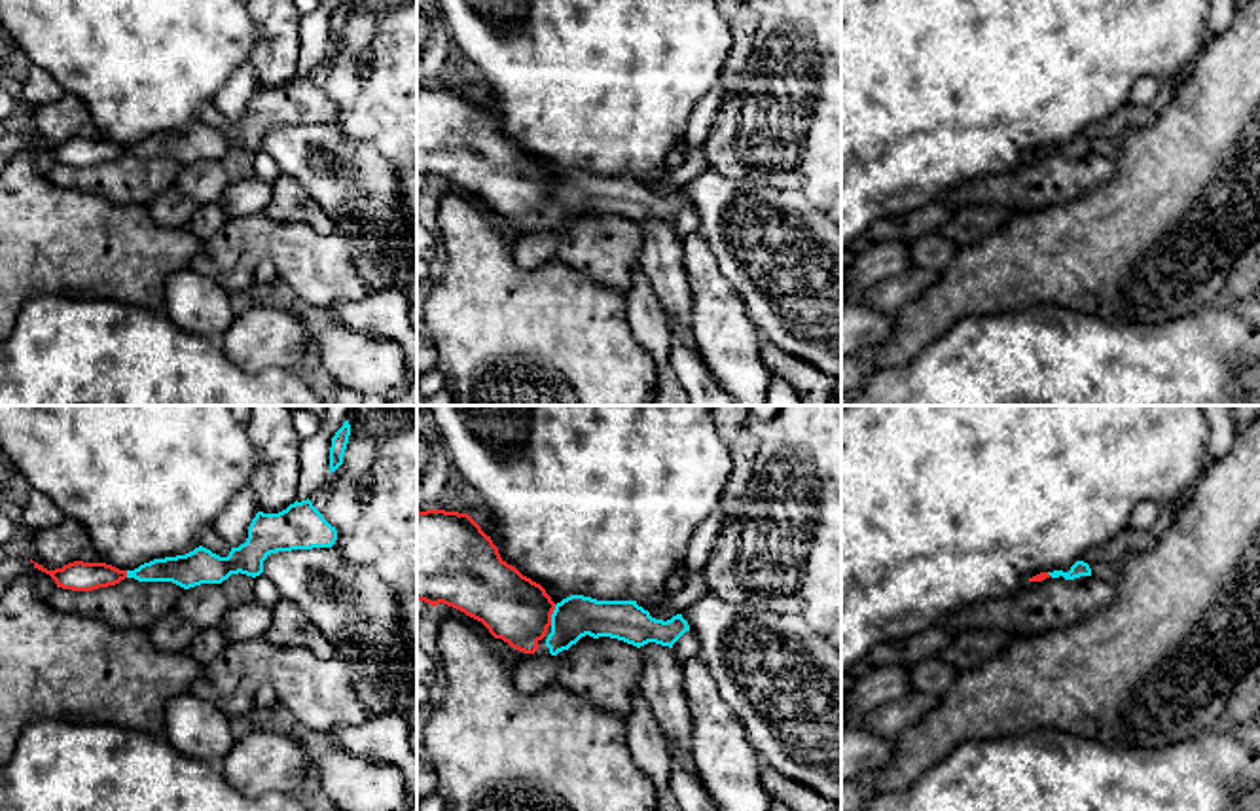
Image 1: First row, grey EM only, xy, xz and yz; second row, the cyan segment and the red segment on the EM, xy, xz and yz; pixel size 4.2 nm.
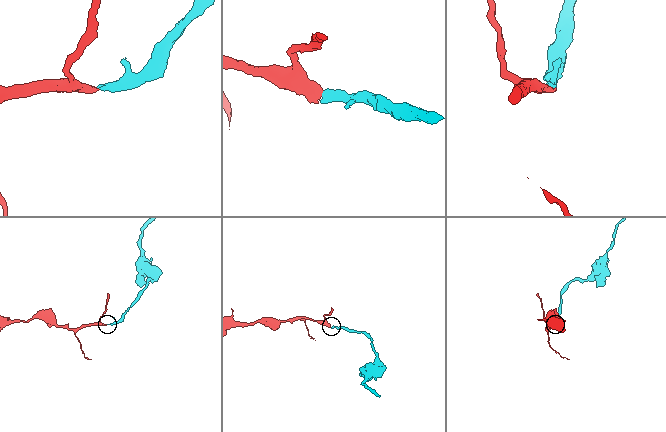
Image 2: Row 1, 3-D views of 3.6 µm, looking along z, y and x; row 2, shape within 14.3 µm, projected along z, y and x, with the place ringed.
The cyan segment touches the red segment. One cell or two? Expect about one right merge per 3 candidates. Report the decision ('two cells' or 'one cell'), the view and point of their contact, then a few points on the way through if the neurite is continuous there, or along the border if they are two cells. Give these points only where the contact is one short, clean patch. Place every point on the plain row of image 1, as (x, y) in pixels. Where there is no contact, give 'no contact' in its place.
one cell; meets cyan in xz at (552, 190); runs through xz (575, 192), (552, 190), (512, 182)

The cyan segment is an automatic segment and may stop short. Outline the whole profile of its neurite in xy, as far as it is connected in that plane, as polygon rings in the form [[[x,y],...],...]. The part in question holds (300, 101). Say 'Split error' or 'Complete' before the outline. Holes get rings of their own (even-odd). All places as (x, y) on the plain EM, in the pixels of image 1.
Split error. [[[313,78],[290,80],[279,89],[258,87],[248,102],[248,114],[239,123],[231,123],[227,133],[220,133],[199,121],[186,131],[153,135],[135,146],[119,146],[106,138],[74,136],[63,144],[47,146],[34,138],[34,144],[49,150],[57,163],[72,167],[93,167],[116,161],[125,153],[138,157],[172,157],[184,165],[201,159],[222,159],[231,150],[260,152],[263,136],[277,127],[332,123],[337,106]]]

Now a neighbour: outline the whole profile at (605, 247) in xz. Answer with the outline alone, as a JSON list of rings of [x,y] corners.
[[[589,210],[555,231],[559,244],[555,260],[591,280],[612,286],[621,296],[631,288],[633,273],[640,269],[639,224],[618,214]]]

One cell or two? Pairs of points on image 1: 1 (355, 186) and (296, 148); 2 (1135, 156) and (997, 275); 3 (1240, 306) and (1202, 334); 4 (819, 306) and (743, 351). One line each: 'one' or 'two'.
1: one
2: one
3: two
4: two

